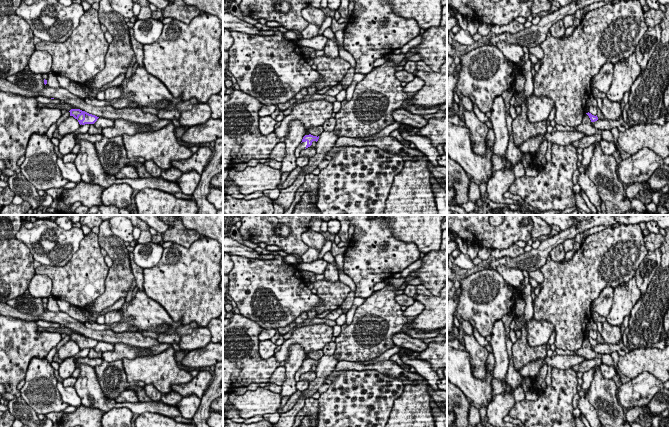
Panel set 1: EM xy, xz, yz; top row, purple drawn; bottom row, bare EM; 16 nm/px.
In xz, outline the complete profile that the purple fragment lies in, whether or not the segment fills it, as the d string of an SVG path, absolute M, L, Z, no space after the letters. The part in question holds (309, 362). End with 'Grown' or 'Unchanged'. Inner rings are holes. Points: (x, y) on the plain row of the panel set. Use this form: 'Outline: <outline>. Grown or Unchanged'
Outline: M306 358L303 363L302 363L302 367L300 369L298 369L298 371L295 373L295 380L298 382L300 381L300 376L302 374L304 374L305 372L308 372L312 369L313 365L318 365L319 360L313 360L311 358Z. Grown

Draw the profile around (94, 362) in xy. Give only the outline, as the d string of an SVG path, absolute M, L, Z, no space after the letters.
M88 356L87 357L79 357L75 359L79 364L87 364L91 367L95 367L100 365L103 360L101 358L94 358L94 359L90 359Z

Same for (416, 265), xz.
M418 259L417 261L415 261L414 263L412 263L411 265L409 265L407 268L405 268L402 272L401 272L401 277L403 279L405 279L406 277L408 277L408 275L416 270L418 270L419 268L421 268L422 266L422 259Z

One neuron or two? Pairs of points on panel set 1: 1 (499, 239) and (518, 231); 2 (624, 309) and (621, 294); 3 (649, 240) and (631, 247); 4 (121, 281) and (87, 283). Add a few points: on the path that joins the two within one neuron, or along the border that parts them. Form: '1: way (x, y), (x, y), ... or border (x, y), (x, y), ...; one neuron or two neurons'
1: way (504, 235), (513, 231); one neuron
2: way (623, 305), (623, 298); one neuron
3: border (643, 236), (643, 242), (648, 250); two neurons
4: border (109, 268), (104, 283), (104, 291), (91, 302); two neurons

